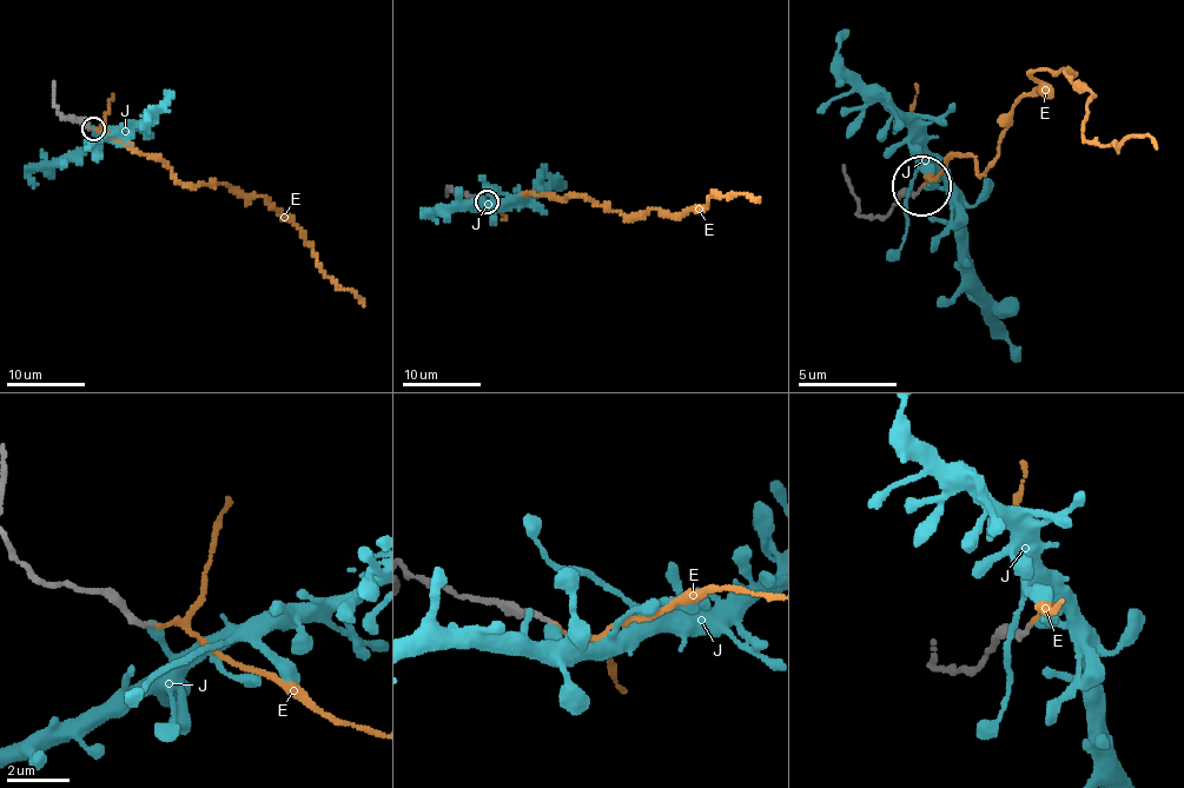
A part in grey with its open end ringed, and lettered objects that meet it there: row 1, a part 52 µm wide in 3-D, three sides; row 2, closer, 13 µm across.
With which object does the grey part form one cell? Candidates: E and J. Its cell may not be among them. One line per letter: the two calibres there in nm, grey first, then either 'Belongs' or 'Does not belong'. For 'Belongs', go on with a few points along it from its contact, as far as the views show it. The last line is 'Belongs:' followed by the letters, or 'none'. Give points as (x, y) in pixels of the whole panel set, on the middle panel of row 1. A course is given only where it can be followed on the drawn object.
E: Thickness 190 nm (grey) against 140 nm. Belongs
J: Thickness 200 nm (grey) against 360 nm. Does not belong
Belongs: E

